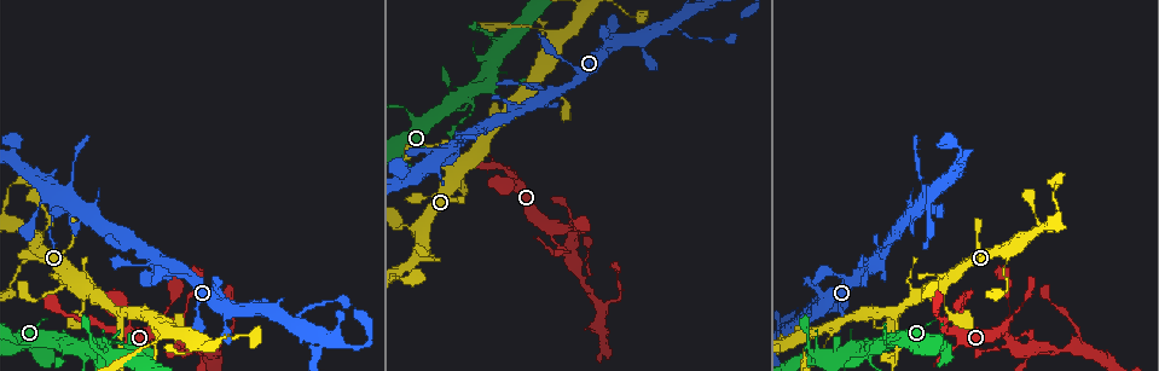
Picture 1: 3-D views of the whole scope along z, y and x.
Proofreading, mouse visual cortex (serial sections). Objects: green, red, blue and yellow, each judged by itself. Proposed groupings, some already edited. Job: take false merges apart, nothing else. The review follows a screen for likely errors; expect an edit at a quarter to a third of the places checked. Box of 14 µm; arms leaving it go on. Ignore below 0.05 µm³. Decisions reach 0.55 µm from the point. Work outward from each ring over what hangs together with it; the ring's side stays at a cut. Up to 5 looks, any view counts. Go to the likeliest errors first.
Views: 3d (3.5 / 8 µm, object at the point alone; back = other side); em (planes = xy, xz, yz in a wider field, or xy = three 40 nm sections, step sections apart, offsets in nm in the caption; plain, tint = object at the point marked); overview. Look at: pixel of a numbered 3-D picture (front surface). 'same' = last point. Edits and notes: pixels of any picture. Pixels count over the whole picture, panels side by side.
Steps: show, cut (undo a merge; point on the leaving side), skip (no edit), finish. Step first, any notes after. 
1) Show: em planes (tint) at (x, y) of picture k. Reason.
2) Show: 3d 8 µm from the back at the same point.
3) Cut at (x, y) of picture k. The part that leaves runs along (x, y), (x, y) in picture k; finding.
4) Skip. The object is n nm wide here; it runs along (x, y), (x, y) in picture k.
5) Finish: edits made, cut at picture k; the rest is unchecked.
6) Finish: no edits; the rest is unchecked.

Show: 3d 3.5 µm at (897, 362) of picture 1. Abrupt turn.

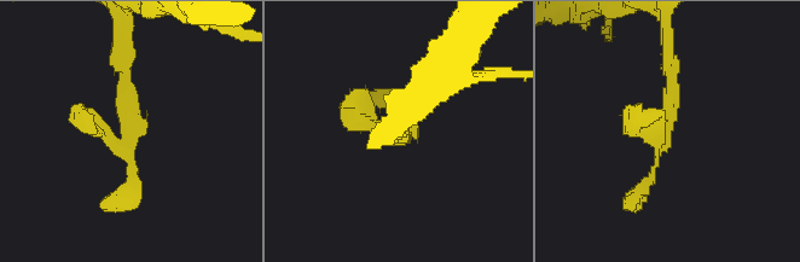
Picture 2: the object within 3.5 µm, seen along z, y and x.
Show: em xy step 1 (tint) at (125, 136) of picture 2.

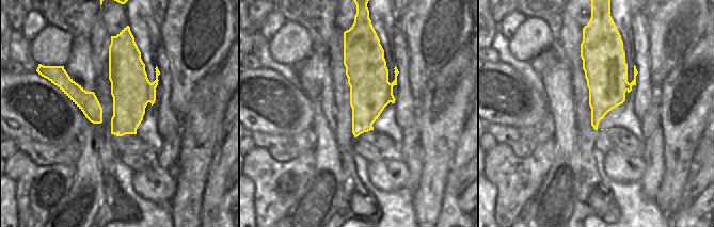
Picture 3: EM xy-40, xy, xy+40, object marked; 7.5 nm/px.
Skip. It runs along (670, 57), (667, 134), (651, 116), (626, 130) in picture 2; continuous, no second cell.

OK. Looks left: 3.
Show: 3d 3.5 µm at (673, 25) of picture 1. A fork.

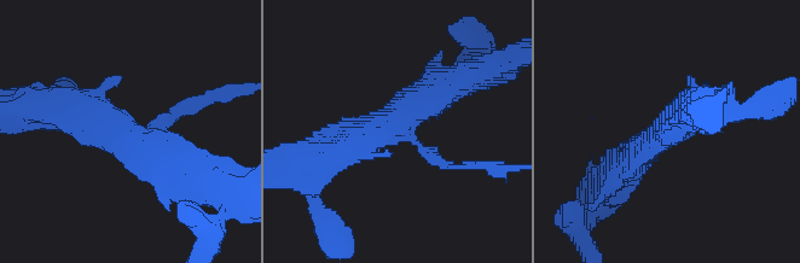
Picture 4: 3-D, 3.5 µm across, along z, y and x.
Show: em xy step 1 (tint) at (117, 130) of picture 4.

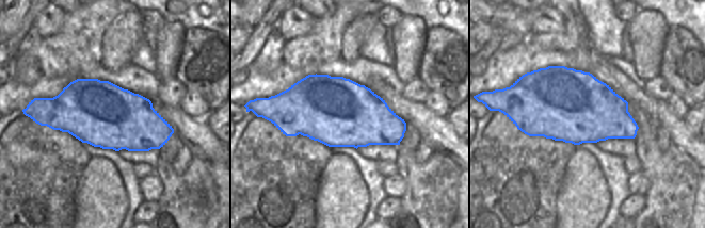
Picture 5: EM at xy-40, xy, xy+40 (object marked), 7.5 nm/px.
Skip. The object is 500 nm wide here; it runs along (323, 159), (401, 120), (450, 85) in picture 4; continuous, no second cell.

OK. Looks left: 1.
Finish: no edits; the rest is unchecked.

